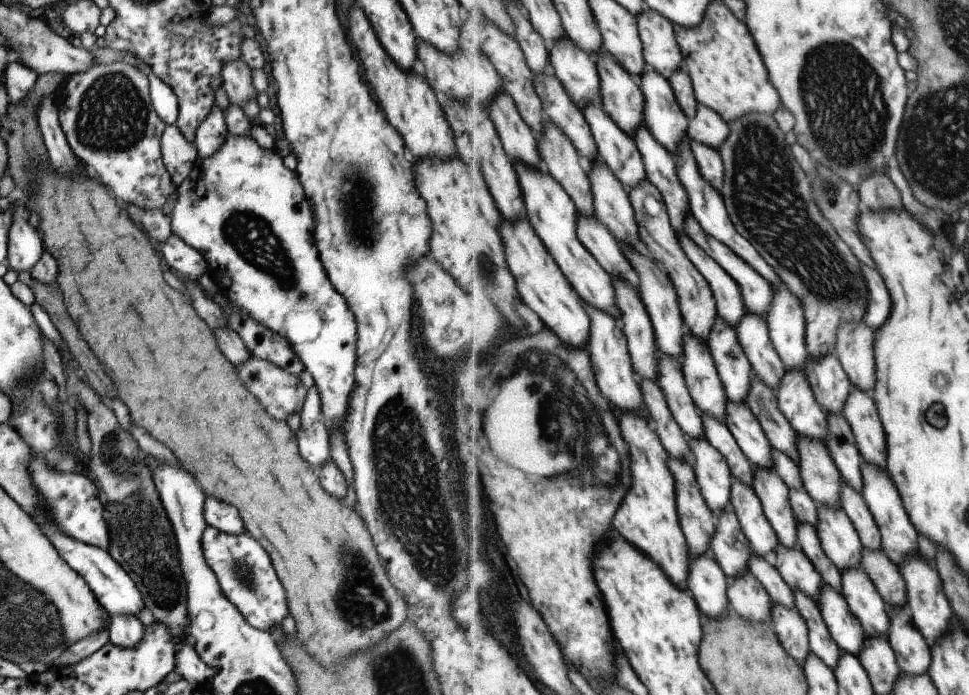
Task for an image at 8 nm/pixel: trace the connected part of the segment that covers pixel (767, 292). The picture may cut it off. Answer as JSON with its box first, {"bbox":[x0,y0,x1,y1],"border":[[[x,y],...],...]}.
{"bbox":[686,214,774,318],"border":[[[693,214],[686,220],[686,232],[739,283],[746,310],[766,318],[774,297],[772,284],[730,246],[709,234]]]}

